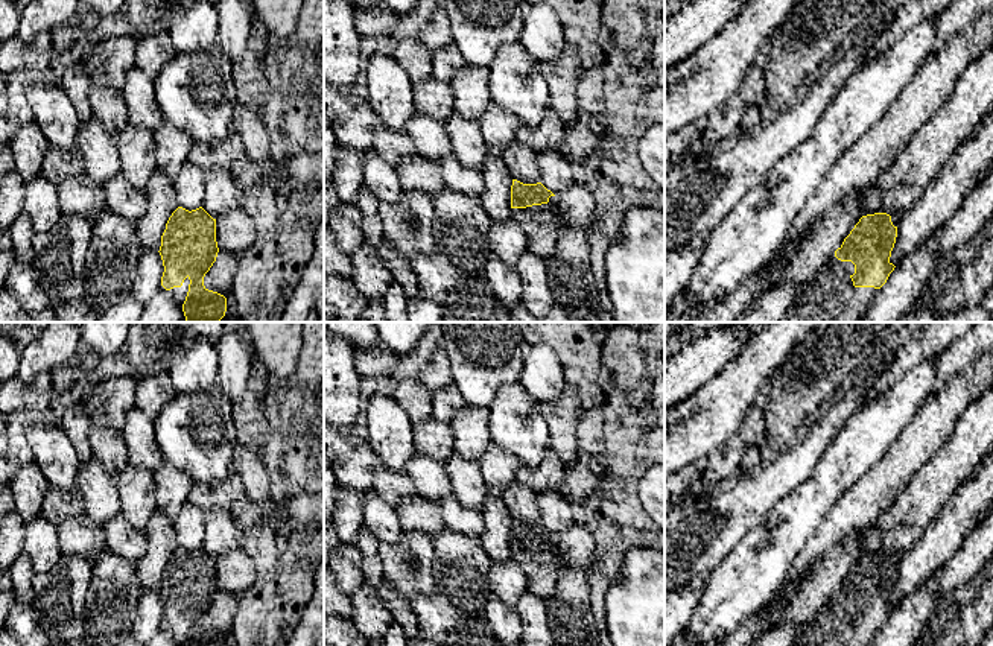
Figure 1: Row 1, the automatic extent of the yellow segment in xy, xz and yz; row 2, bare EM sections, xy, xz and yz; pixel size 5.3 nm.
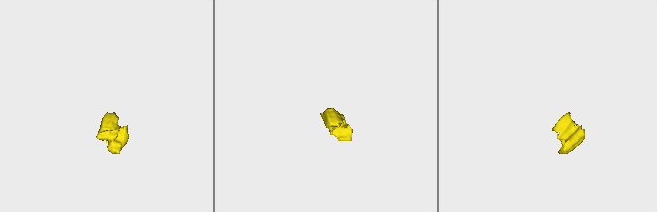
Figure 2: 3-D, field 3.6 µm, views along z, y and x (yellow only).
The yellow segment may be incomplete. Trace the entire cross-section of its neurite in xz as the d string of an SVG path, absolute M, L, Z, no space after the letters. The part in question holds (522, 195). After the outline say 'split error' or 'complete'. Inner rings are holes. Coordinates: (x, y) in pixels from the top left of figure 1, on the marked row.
M512 179L511 219L526 236L526 251L549 261L557 251L563 219L557 196L541 182L523 184Z; split error

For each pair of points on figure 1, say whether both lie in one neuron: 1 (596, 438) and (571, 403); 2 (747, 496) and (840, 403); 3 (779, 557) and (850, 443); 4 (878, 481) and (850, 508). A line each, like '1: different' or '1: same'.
1: different
2: same
3: same
4: same

